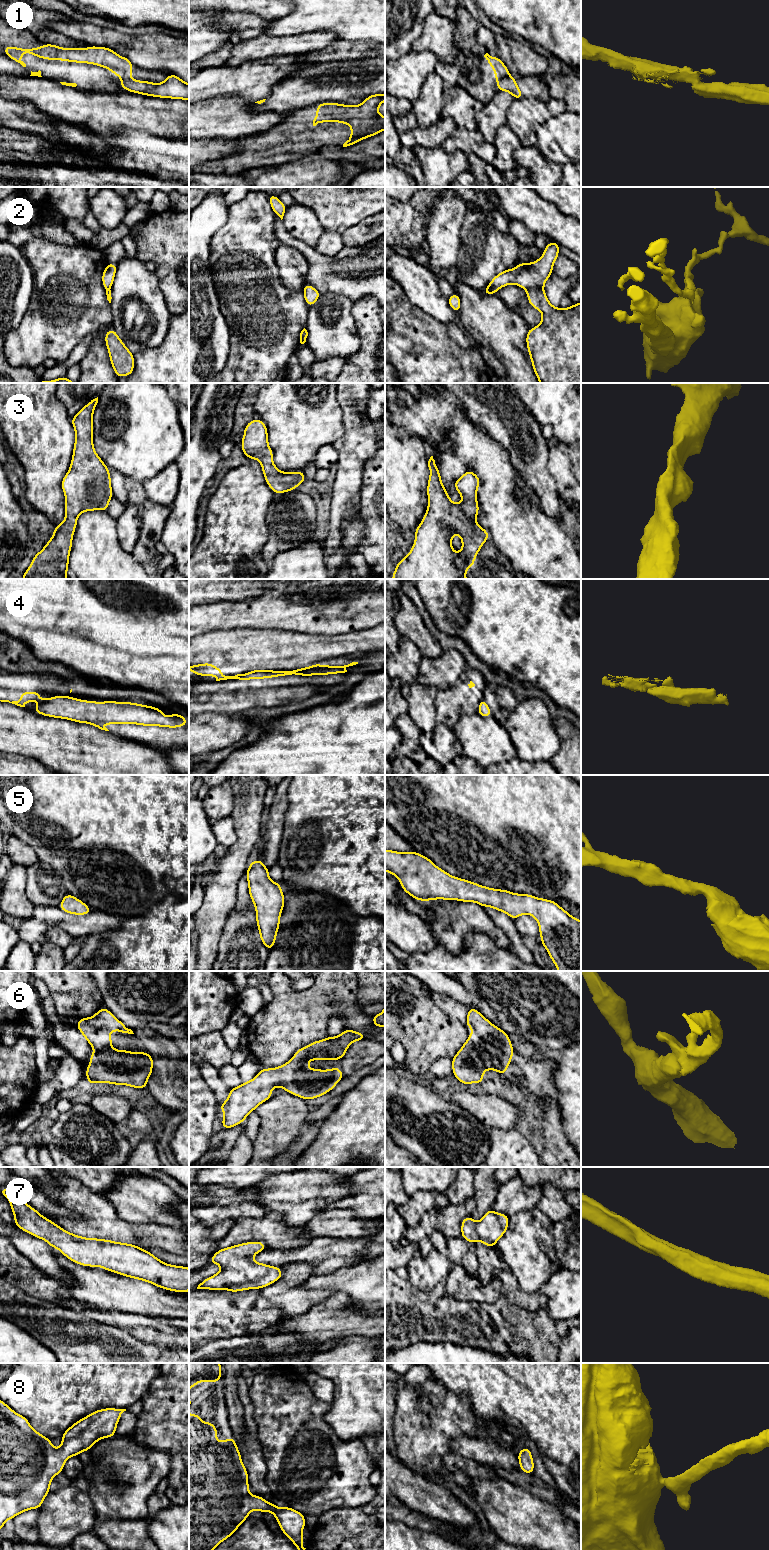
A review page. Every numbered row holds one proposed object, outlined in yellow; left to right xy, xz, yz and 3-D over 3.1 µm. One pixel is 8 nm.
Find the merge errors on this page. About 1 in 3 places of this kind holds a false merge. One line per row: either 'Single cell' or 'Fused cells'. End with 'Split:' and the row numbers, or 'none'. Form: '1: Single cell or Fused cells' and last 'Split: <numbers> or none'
1: Fused cells
2: Fused cells
3: Single cell
4: Fused cells
5: Single cell
6: Single cell
7: Single cell
8: Single cell
Split: 1, 2, 4

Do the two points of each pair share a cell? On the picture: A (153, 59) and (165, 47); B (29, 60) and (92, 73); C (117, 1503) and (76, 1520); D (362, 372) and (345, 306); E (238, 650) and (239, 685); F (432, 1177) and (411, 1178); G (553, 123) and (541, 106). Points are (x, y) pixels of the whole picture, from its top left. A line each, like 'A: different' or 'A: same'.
A: same
B: same
C: different
D: different
E: different
F: same
G: different

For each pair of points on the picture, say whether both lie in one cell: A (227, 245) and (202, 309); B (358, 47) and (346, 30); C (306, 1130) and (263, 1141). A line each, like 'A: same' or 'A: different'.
A: different
B: different
C: different

